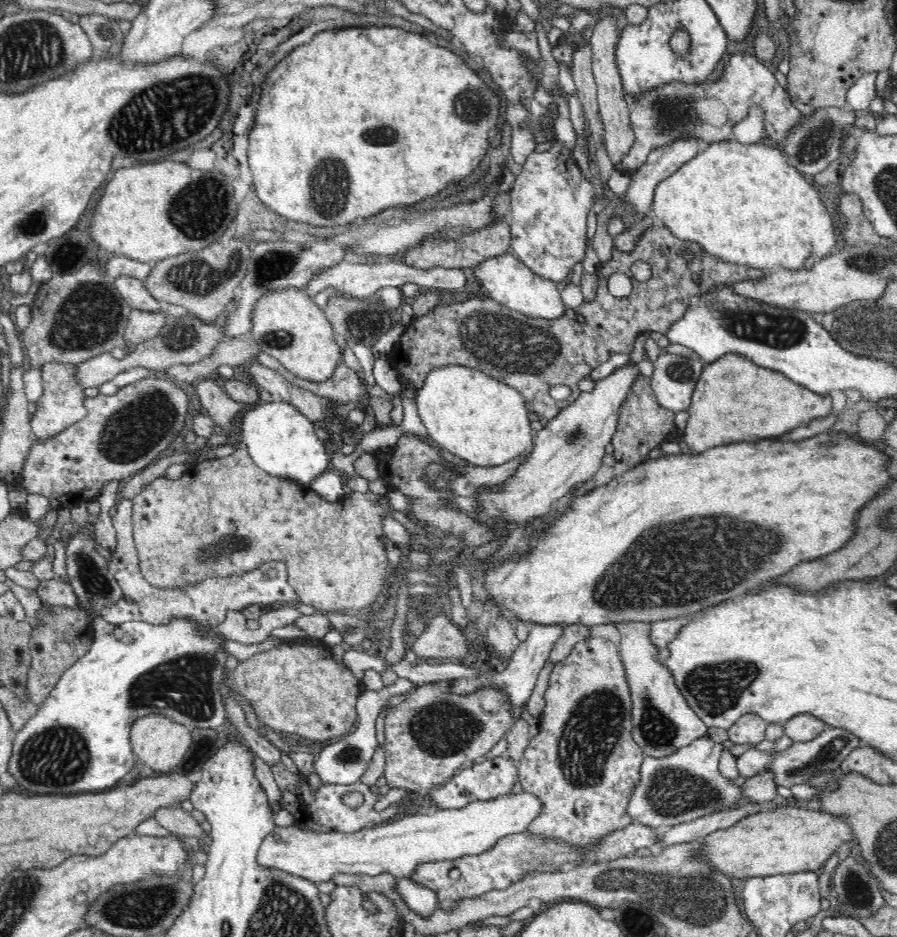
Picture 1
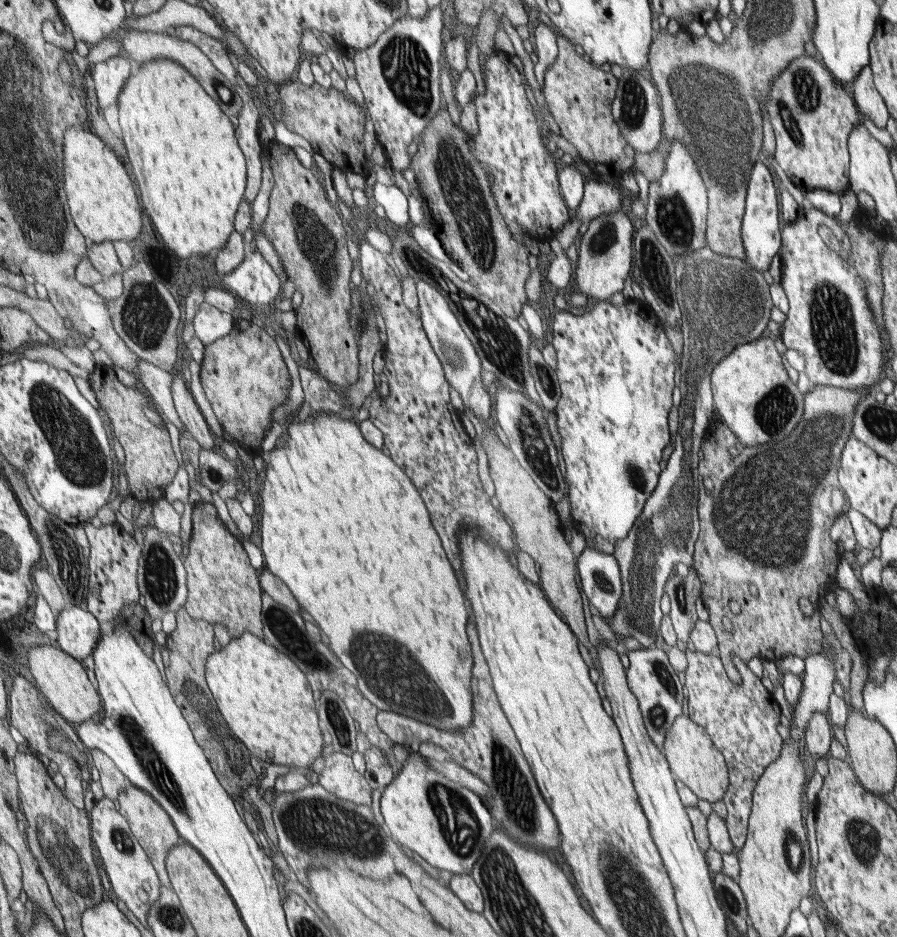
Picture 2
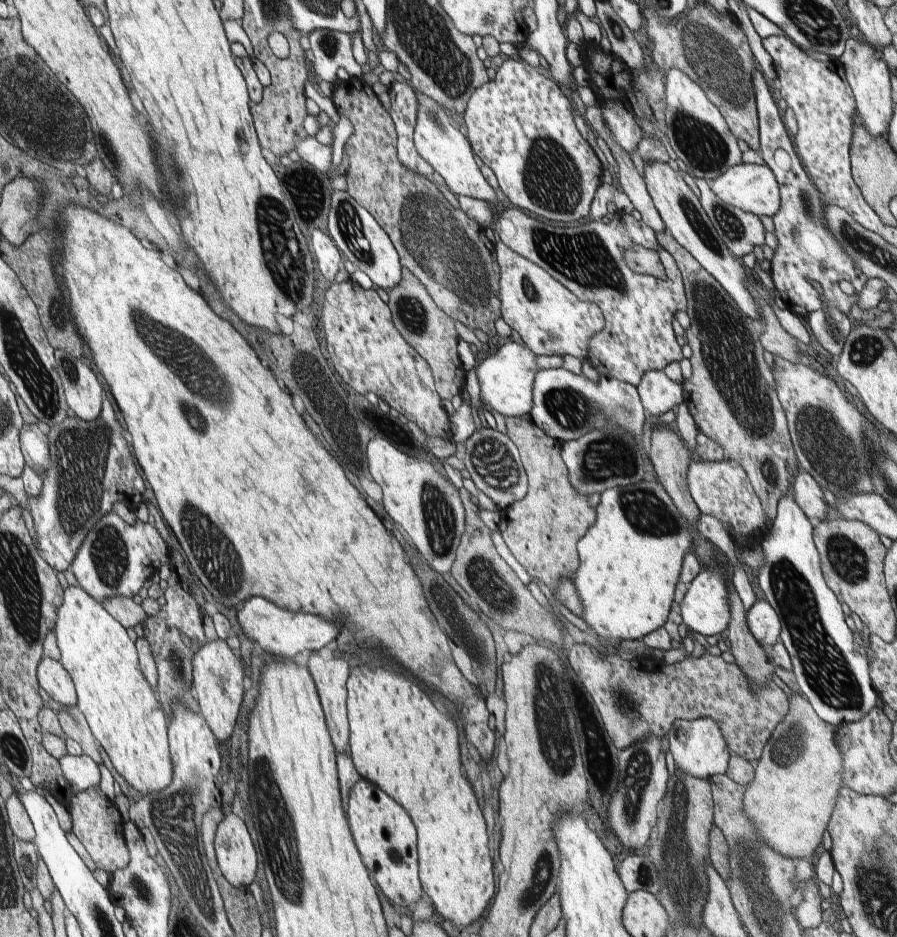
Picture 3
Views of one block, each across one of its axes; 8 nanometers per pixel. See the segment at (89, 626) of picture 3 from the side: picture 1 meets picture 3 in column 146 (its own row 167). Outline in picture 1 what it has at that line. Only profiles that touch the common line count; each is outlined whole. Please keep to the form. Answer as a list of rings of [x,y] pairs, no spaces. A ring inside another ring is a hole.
[[[730,138],[702,146],[694,158],[660,180],[652,190],[652,214],[662,218],[670,234],[680,238],[680,242],[694,242],[710,256],[718,260],[724,258],[728,264],[752,268],[756,272],[800,272],[806,260],[814,258],[820,262],[834,256],[836,242],[834,218],[830,218],[826,204],[812,186],[814,184],[804,180],[788,162],[782,148],[774,150],[762,142],[748,146]]]

